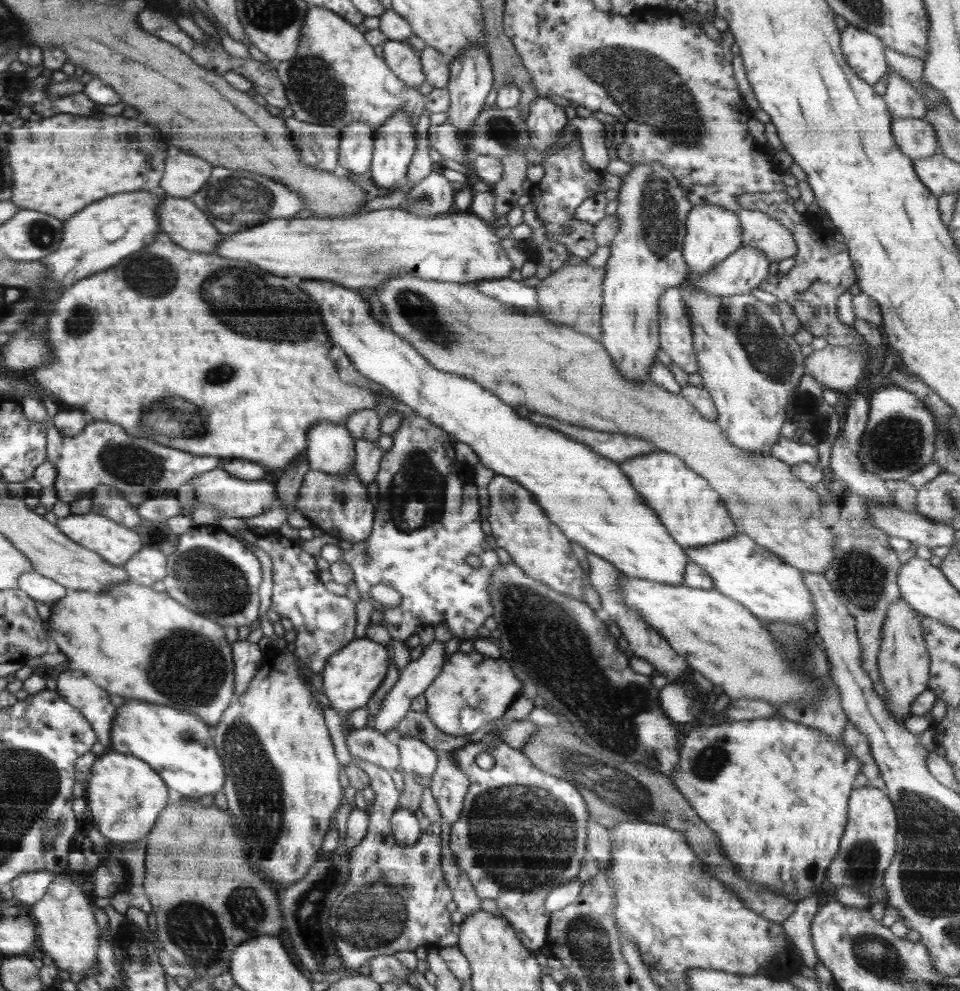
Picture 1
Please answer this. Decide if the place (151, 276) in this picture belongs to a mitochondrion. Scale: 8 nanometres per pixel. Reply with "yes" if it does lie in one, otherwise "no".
yes

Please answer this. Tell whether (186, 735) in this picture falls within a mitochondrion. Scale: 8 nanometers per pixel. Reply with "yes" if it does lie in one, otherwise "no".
yes

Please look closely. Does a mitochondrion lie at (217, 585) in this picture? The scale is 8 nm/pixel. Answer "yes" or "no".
yes

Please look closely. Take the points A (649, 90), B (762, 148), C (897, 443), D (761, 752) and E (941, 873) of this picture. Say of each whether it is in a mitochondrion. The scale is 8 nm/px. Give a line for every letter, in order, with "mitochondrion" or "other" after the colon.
A: mitochondrion
B: other
C: mitochondrion
D: other
E: mitochondrion

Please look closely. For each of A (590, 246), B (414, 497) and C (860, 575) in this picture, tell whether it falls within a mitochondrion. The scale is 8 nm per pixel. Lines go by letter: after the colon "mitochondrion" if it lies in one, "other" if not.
A: other
B: mitochondrion
C: mitochondrion

